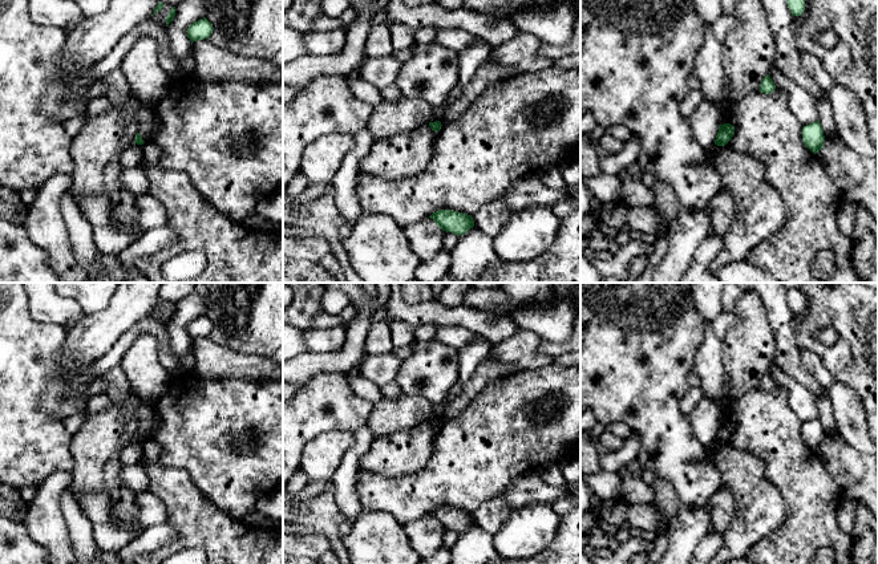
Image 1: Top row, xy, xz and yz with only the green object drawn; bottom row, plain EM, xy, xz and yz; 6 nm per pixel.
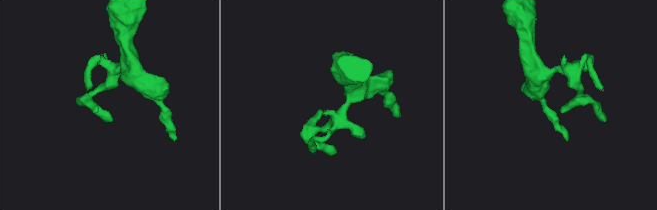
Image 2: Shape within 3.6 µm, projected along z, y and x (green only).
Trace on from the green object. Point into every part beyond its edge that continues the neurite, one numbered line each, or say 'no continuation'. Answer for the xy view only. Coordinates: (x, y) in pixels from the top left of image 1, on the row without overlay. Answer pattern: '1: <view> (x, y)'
no continuation

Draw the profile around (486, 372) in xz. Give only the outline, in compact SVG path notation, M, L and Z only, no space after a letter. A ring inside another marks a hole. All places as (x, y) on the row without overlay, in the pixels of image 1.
M482 361L470 380L464 385L461 394L450 403L444 414L440 415L441 422L448 422L457 415L480 394L480 391L493 381L506 376L506 368L494 361Z

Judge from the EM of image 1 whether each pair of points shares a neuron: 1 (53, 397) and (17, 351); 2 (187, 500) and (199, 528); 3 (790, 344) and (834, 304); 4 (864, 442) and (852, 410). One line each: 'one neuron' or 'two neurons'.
1: two neurons
2: one neuron
3: two neurons
4: one neuron

